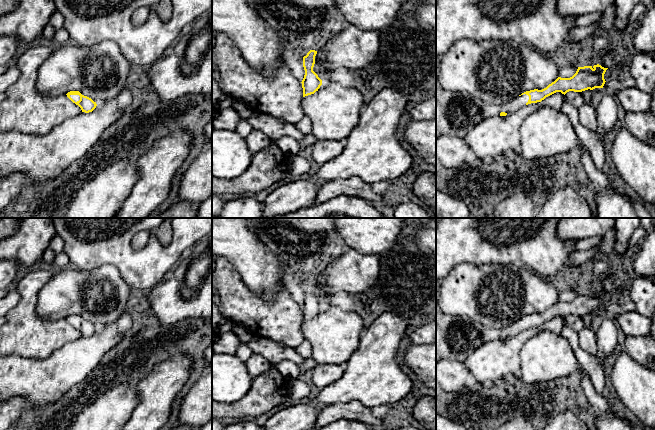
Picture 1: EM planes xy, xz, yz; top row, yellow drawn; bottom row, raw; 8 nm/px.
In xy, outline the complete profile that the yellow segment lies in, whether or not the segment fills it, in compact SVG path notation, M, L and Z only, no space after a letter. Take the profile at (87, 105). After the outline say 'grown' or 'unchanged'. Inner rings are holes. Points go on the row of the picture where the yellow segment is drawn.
M70 91L66 95L73 103L81 108L82 112L92 112L97 106L96 102L91 98L82 95L79 91Z; grown

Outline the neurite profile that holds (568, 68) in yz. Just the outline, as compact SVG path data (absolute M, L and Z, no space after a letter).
M564 60L560 63L560 68L558 75L561 78L570 78L572 77L578 69L578 66L572 60Z

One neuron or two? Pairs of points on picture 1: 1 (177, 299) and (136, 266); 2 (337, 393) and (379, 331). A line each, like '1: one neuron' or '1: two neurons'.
1: two neurons
2: one neuron

